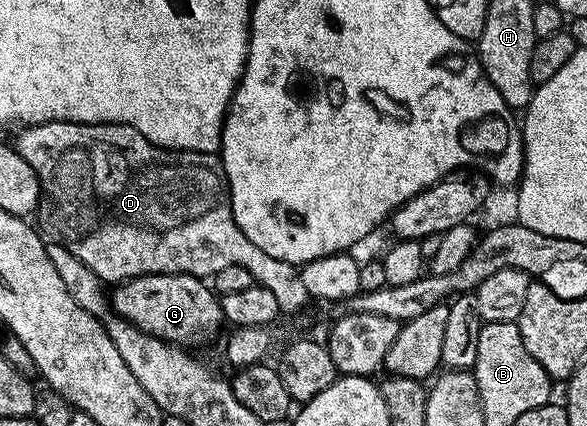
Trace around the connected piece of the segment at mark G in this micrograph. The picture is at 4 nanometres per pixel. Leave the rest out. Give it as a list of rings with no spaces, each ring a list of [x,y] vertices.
[[[153,274],[152,276],[138,276],[132,280],[124,280],[110,293],[109,304],[112,309],[118,314],[122,320],[127,320],[133,326],[137,326],[137,330],[141,330],[150,336],[156,336],[159,340],[166,340],[168,344],[176,346],[191,346],[187,344],[207,344],[219,332],[219,327],[224,327],[225,321],[223,318],[223,306],[218,295],[214,296],[209,289],[206,288],[204,281],[197,276],[186,276],[185,274]]]

